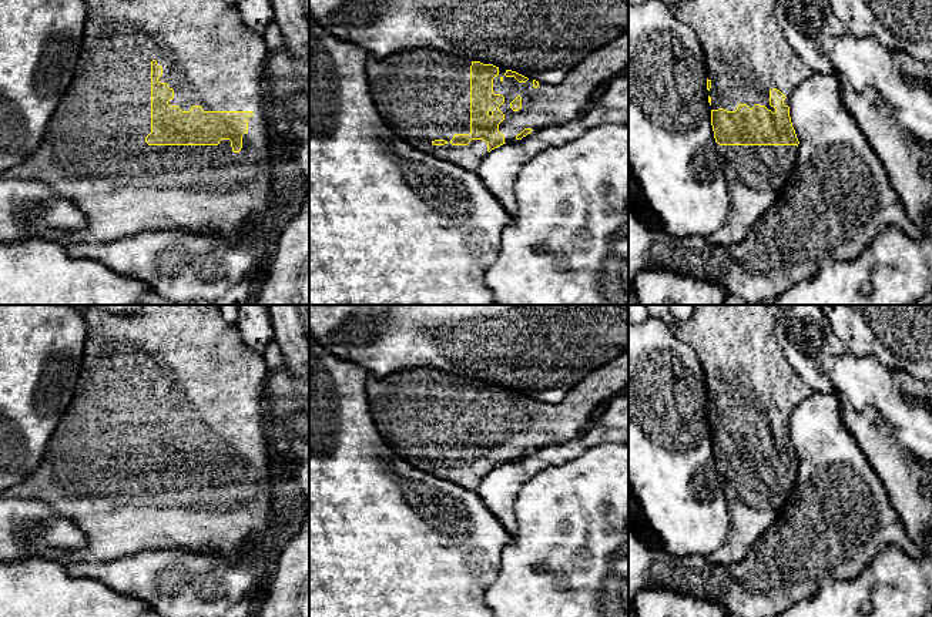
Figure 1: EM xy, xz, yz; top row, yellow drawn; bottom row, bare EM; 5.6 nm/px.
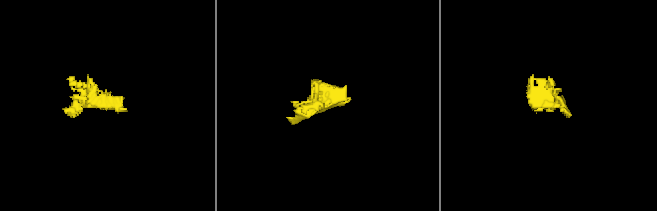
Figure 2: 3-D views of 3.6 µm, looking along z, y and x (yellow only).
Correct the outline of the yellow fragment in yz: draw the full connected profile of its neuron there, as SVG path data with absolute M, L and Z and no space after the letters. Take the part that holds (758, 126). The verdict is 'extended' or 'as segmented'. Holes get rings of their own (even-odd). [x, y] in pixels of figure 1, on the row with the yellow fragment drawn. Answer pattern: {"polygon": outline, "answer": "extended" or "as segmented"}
{"polygon": "M660 0L674 16L690 26L698 37L705 54L708 103L711 125L720 164L725 174L730 214L725 224L707 239L713 245L737 245L774 204L778 192L789 180L798 152L798 138L789 117L789 95L807 78L814 76L791 48L775 16L777 0Z", "answer": "extended"}

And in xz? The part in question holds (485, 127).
{"polygon": "M628 31L593 51L559 85L530 80L516 71L432 48L409 48L386 58L369 56L366 77L379 115L413 148L476 171L492 150L532 131L579 118L594 90L628 73Z", "answer": "extended"}

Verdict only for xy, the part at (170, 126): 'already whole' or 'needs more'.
needs more

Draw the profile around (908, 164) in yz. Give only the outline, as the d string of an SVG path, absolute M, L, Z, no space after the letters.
M831 71L841 90L845 108L874 148L892 187L899 195L908 217L925 232L932 235L932 144L913 142L891 118L892 108L885 105L872 90L859 93L837 73Z

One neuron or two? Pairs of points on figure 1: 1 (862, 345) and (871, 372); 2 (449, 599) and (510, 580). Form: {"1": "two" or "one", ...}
{"1": "two", "2": "two"}

